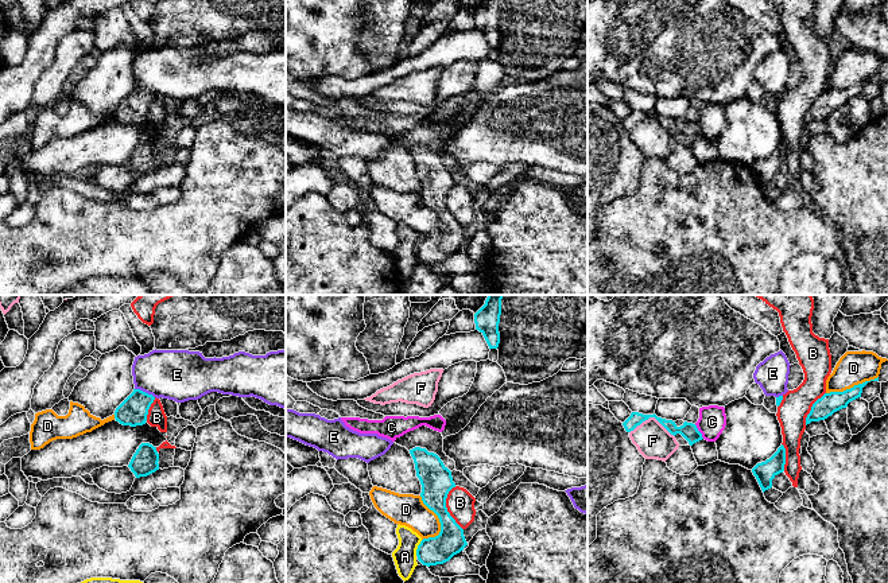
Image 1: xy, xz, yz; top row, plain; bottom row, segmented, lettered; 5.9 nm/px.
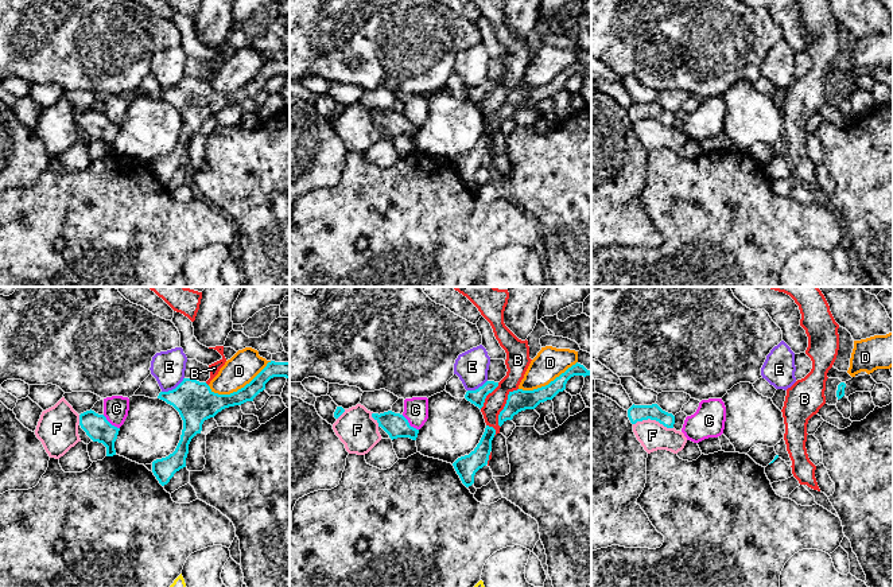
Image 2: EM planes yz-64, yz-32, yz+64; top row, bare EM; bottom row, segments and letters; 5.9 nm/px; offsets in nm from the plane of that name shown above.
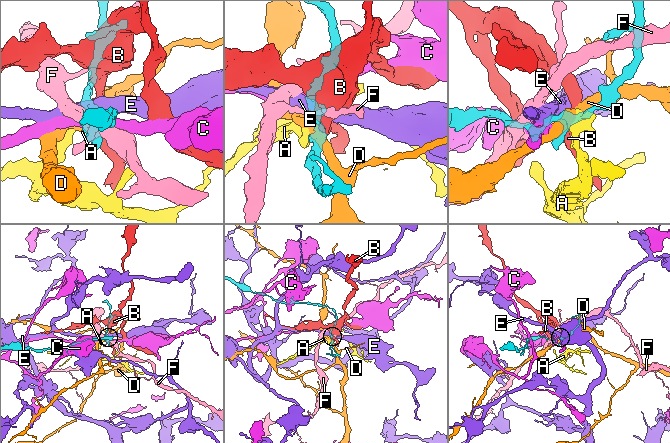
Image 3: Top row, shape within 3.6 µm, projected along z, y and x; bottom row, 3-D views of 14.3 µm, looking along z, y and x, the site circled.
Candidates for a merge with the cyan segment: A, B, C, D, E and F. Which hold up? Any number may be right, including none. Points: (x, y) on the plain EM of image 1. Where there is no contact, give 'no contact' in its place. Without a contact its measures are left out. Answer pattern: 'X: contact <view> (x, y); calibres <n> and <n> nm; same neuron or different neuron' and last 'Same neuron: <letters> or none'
A: contact xz (418, 247); calibres 170 and 140 nm; different neuron
B: contact xz (446, 206); calibres 190 and 170 nm; different neuron
C: contact yz (698, 129); calibres 100 and 170 nm; different neuron
D: contact xz (439, 220); calibres 190 and 190 nm; different neuron
E: contact xy (144, 90); calibres 170 and 300 nm; different neuron
F: contact yz (652, 115); calibres 100 and 200 nm; different neuron
Same neuron: none

